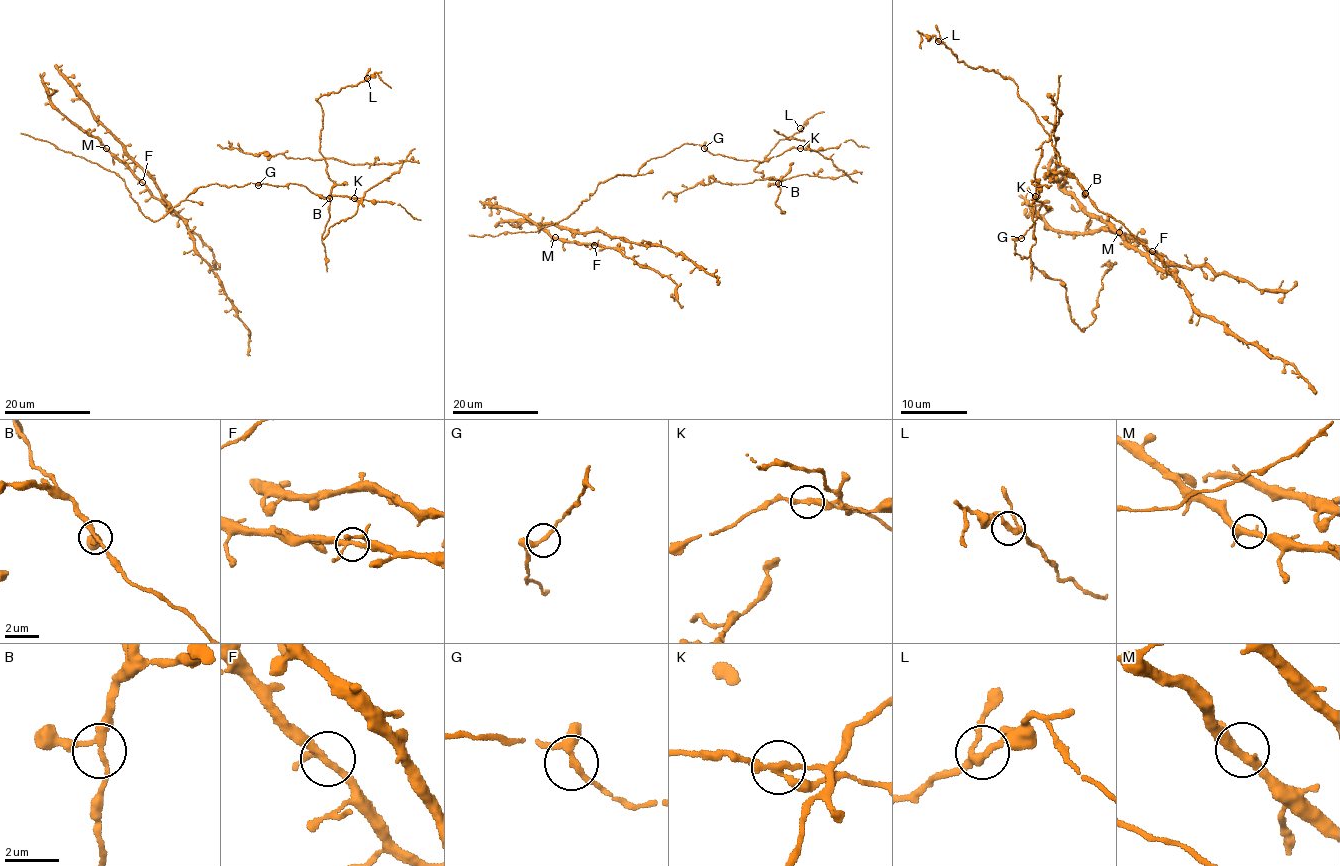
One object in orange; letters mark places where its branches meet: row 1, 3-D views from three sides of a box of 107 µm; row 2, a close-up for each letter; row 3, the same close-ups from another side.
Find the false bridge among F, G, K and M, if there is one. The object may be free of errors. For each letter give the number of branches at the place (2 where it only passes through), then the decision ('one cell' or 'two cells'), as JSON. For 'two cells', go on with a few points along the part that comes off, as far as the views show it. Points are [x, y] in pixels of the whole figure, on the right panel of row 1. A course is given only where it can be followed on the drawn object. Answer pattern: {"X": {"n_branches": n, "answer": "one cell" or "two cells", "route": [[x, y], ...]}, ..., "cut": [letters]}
{"F": {"n_branches": 3, "answer": "one cell"}, "G": {"n_branches": 3, "answer": "one cell"}, "K": {"n_branches": 3, "answer": "two cells", "route": [[1035, 197], [1042, 146], [1059, 112], [1054, 145], [1007, 77], [964, 65], [933, 36], [922, 33], [921, 49]]}, "M": {"n_branches": 3, "answer": "one cell"}, "cut": ["K"]}

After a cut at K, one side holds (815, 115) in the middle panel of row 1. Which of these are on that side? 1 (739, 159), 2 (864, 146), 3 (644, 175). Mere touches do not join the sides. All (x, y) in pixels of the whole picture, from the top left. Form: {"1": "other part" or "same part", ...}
{"1": "other part", "2": "other part", "3": "other part"}

